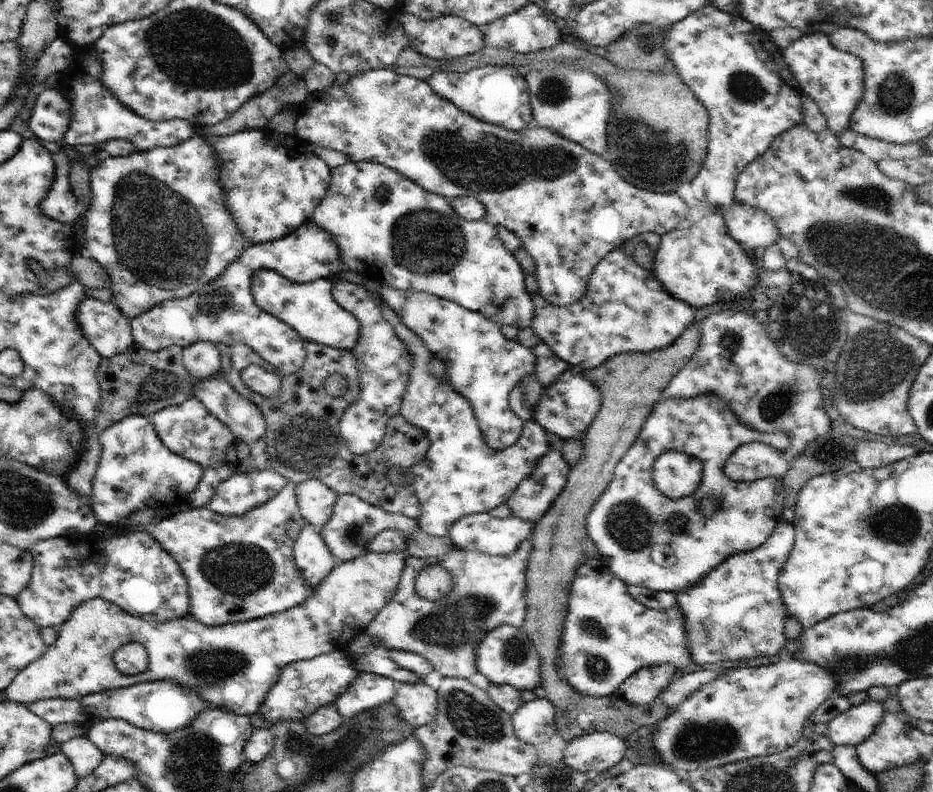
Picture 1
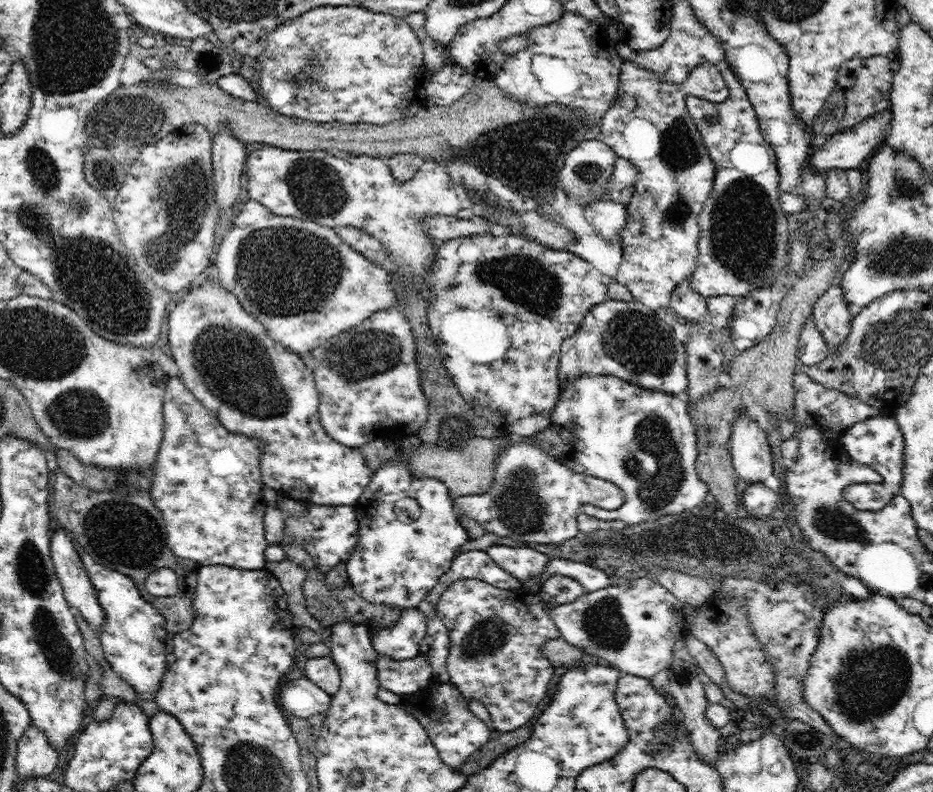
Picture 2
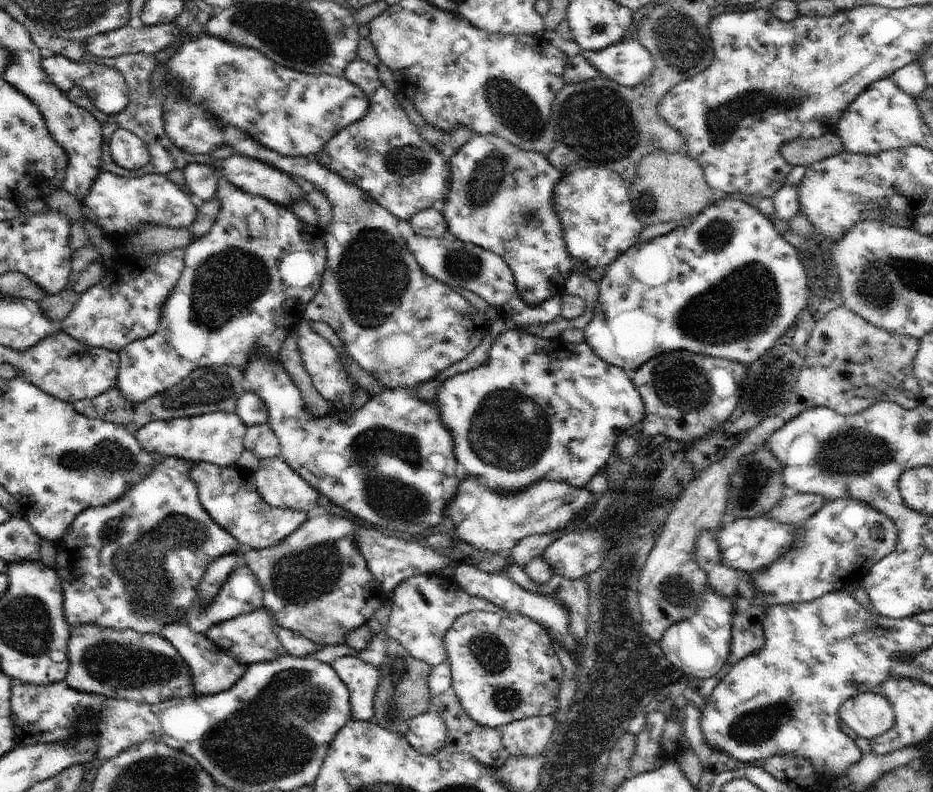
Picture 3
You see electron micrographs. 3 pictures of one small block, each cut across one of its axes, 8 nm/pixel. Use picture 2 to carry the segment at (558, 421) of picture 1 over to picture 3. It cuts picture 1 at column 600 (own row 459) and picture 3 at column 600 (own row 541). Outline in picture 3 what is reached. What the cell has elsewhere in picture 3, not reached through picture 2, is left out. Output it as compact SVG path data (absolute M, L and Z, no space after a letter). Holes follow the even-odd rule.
M520 329L506 331L494 340L486 364L469 372L459 373L443 382L437 389L435 401L440 410L440 422L450 430L450 434L454 438L454 454L456 454L456 462L460 466L460 474L466 477L476 476L482 486L486 486L488 490L492 490L496 494L504 494L504 498L506 498L506 494L516 494L516 492L530 488L532 484L548 478L551 481L564 480L574 488L586 488L592 476L615 452L615 444L619 437L632 426L636 426L638 422L642 422L646 414L644 401L624 370L602 360L586 341L574 344L559 336L553 339L544 339Z

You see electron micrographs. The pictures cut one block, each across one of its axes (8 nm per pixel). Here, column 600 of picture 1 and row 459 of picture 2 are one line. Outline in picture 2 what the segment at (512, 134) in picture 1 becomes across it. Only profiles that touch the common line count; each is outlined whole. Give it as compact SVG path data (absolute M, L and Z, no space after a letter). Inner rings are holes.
M180 376L170 377L166 386L163 398L163 434L159 452L156 456L156 464L152 470L152 482L149 486L151 499L154 501L156 508L162 512L162 518L166 523L167 543L172 552L178 558L186 558L186 560L196 560L201 566L222 565L238 569L260 570L265 568L266 558L264 550L269 546L264 530L264 517L267 503L262 496L262 487L264 486L261 477L260 459L263 444L261 440L256 440L245 434L232 433L228 431L219 421L216 415L207 410L202 403L196 399L194 394L186 388Z

